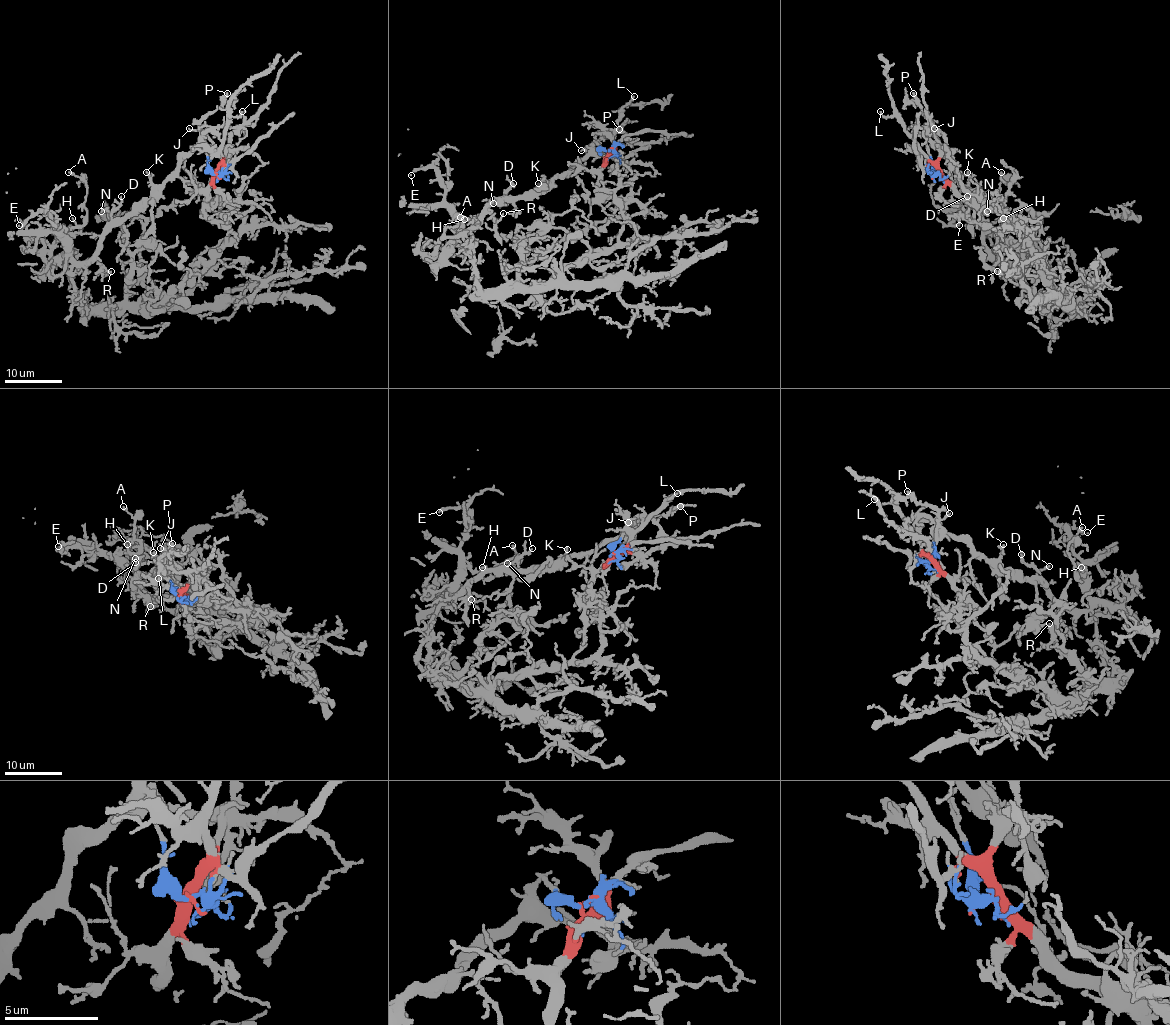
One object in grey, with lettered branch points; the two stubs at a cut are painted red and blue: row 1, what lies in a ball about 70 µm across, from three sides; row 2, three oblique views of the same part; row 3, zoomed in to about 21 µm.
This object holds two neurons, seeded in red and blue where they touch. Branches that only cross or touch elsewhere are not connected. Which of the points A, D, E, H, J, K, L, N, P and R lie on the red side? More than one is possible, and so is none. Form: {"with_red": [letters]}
{"with_red": ["L"]}

